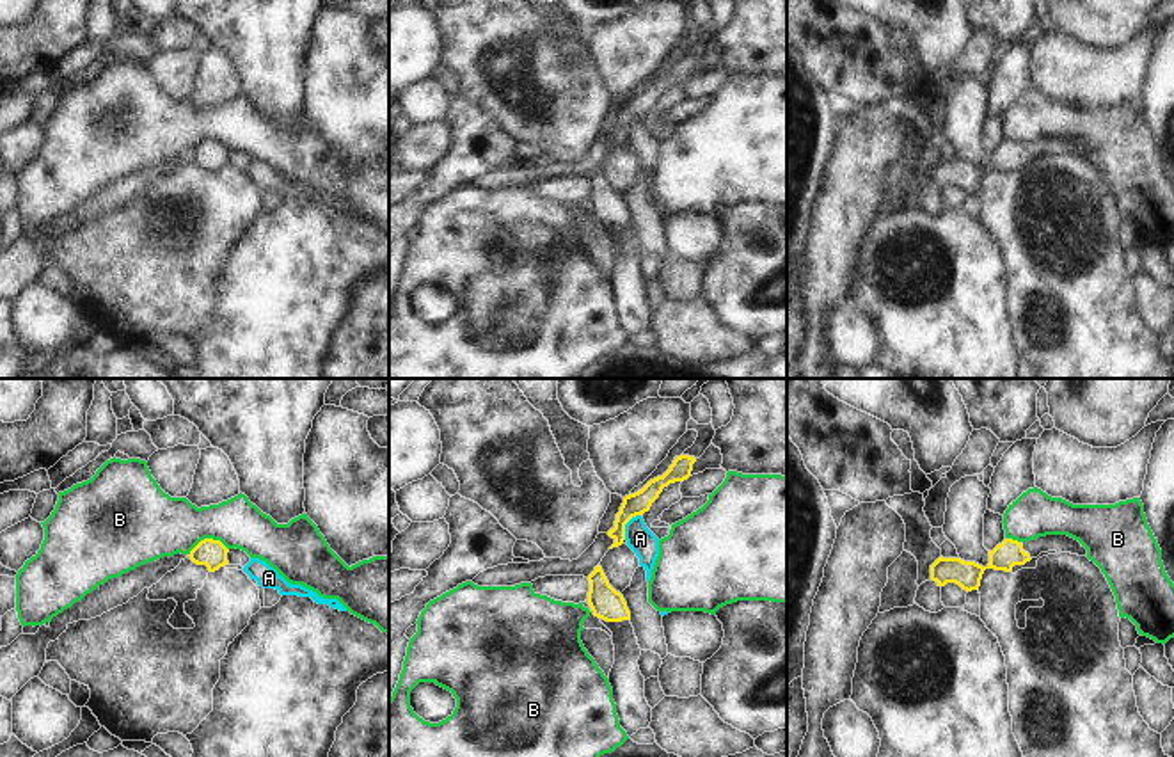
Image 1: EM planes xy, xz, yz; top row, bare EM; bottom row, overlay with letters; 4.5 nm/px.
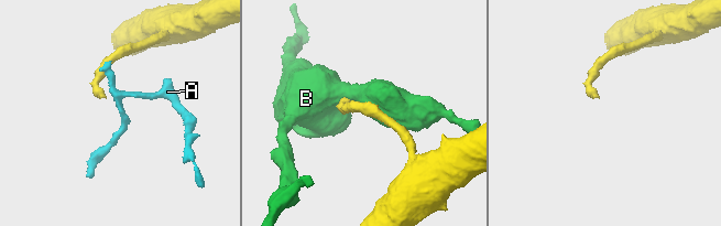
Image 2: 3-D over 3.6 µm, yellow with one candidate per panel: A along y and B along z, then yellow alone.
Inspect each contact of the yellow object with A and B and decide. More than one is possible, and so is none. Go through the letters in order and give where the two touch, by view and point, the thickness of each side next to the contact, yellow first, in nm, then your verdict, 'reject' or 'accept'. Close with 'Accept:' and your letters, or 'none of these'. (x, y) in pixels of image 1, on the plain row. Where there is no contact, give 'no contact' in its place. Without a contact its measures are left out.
A: meets yellow in xz at (626, 125); 100 nm thick on the yellow side, 120 nm on the other; reject
B: meets yellow in xy at (206, 141); 130 nm thick on the yellow side, 300 nm on the other; reject
Accept: none of these

